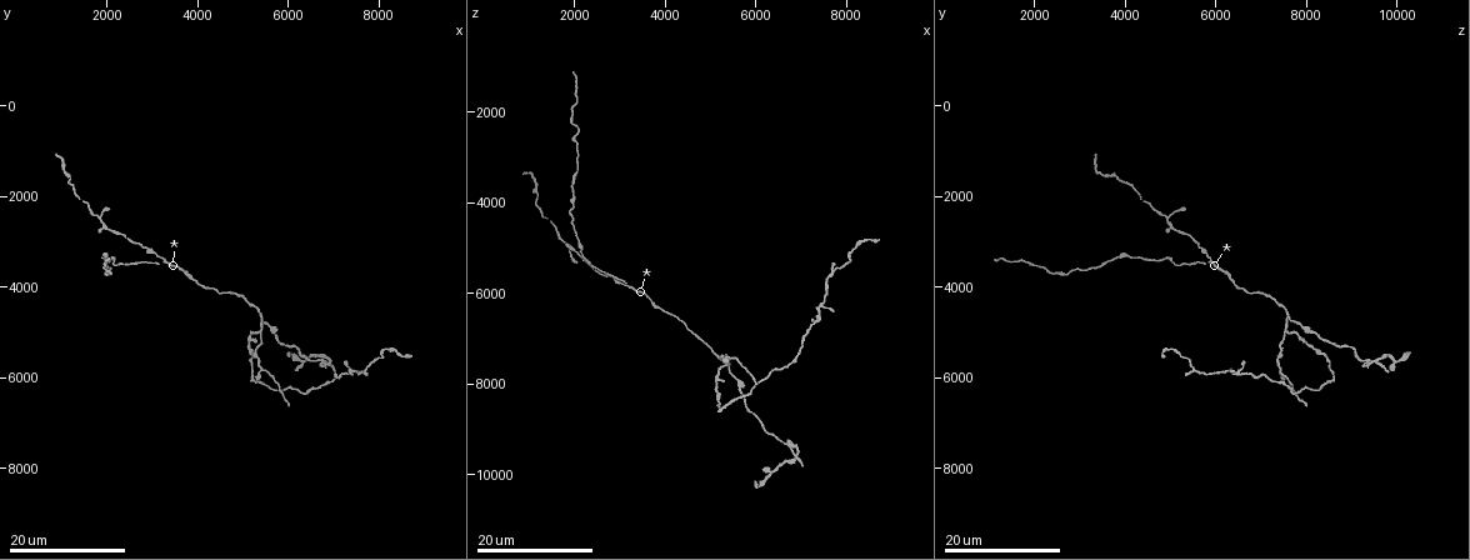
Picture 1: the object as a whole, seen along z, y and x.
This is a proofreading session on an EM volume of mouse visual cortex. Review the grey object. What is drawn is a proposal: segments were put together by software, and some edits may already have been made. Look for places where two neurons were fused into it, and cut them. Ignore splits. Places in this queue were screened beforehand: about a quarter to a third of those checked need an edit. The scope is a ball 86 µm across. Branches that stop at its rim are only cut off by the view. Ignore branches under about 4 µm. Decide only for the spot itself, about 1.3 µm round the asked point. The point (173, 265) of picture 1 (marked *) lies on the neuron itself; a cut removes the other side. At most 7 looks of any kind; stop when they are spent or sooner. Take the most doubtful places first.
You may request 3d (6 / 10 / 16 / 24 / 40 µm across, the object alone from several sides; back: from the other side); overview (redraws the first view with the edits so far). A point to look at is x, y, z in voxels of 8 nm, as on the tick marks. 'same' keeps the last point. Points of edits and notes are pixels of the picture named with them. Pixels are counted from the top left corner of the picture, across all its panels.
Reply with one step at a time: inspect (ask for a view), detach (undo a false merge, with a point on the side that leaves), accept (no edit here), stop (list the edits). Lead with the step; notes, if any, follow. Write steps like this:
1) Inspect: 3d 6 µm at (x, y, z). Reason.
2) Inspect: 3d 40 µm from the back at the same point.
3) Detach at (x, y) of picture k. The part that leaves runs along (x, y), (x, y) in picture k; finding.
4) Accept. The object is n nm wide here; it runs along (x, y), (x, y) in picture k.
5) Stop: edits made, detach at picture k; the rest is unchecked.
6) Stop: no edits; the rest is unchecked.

Inspect: 3d 24 µm at (3300, 3450, 5850). Arms part here.

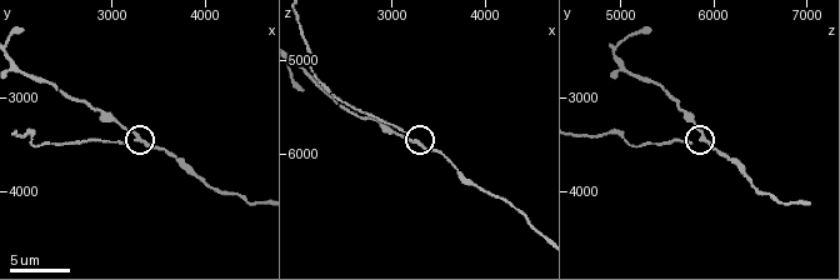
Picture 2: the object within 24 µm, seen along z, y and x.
Inspect: 3d 10 µm at (3300, 3450, 5850).

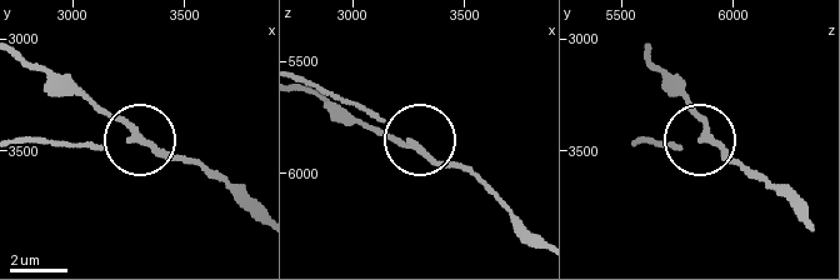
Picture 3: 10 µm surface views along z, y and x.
Accept. The side arm is 40 µm long; 3 arms meet here; all the same neuron.

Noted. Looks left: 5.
Inspect: 3d 24 µm at (6800, 5650, 9350). Calibre changes.

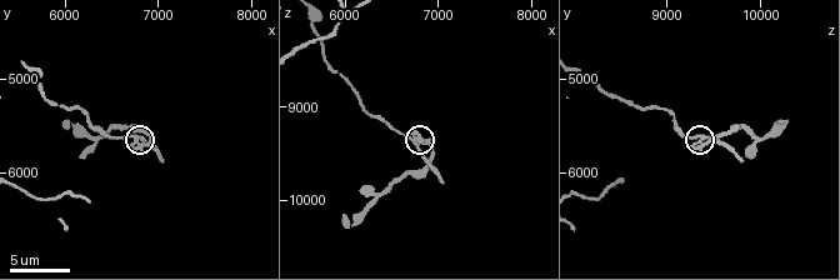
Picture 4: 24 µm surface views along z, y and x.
Inspect: 3d 6 µm at (6750, 5650, 9400).

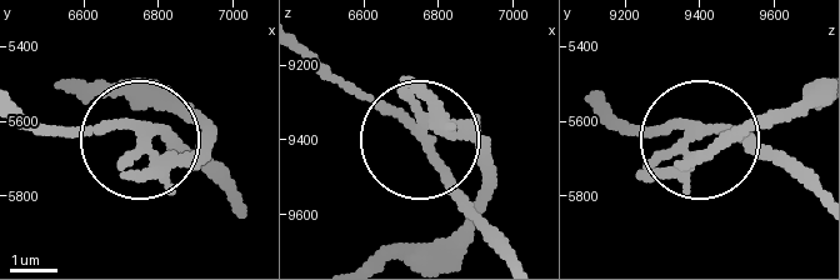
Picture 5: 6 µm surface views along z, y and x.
Detach at (204, 134) of picture 5. 3 arms meet here; the part that leaves runs along (425, 123), (476, 146), (476, 206), (445, 239), (373, 254) in picture 5; two neurons meet here.

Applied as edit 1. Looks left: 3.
Inspect: 3d 24 µm at (5050, 4250, 7350). Calibre changes.

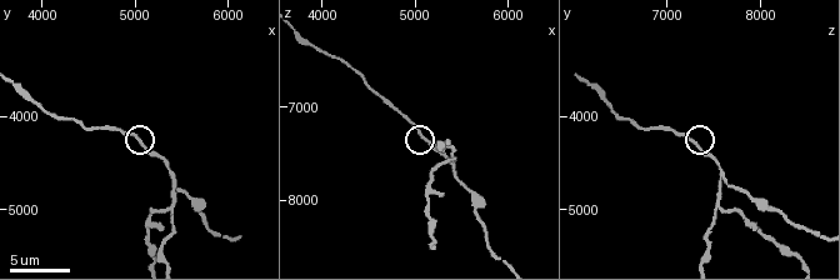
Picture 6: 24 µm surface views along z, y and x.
Inspect: 3d 6 µm at (5050, 4300, 7350). Closer look.

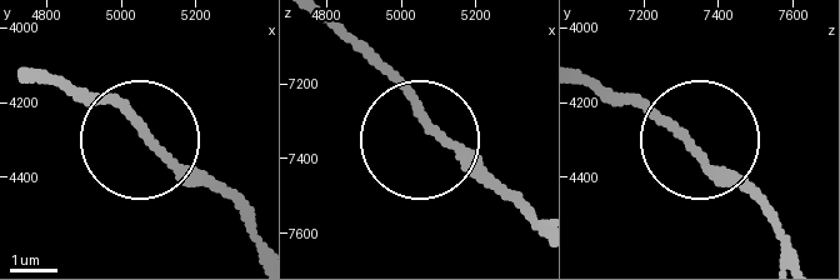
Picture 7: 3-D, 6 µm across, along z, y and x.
Accept. It runs along (588, 78), (684, 133), (775, 213) in picture 7; continuous, no second neuron.

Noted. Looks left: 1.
Stop: edits made, detach at picture 5; the rest is unchecked.

